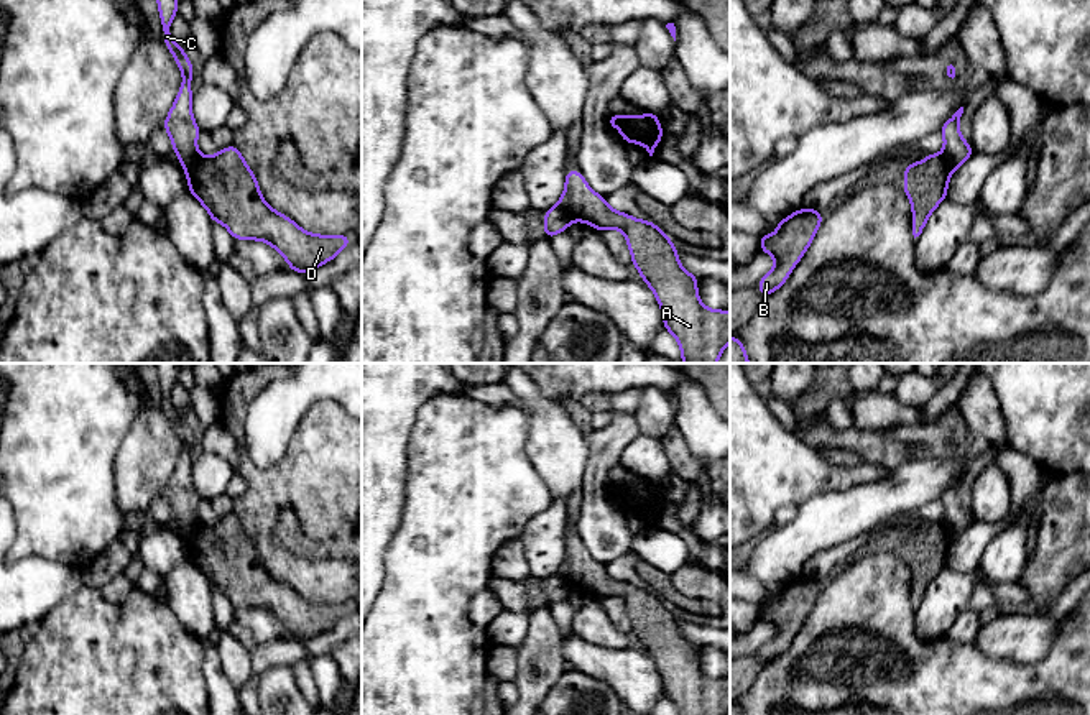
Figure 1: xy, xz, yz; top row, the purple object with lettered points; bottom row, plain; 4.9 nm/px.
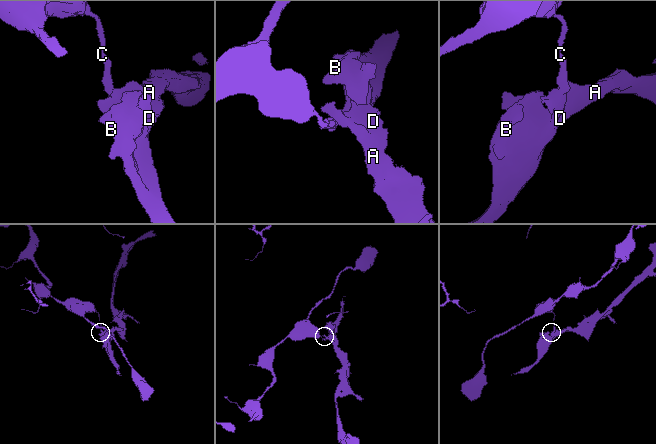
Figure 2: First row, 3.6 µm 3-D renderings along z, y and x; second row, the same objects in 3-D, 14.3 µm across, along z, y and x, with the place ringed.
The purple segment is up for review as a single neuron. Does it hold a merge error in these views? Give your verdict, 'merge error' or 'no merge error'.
merge error

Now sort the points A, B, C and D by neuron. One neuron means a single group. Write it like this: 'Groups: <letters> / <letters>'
Groups: A B D / C

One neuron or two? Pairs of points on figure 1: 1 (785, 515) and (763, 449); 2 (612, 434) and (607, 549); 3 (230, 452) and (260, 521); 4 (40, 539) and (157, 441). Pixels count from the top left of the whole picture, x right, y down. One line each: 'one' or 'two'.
1: two
2: one
3: two
4: two

